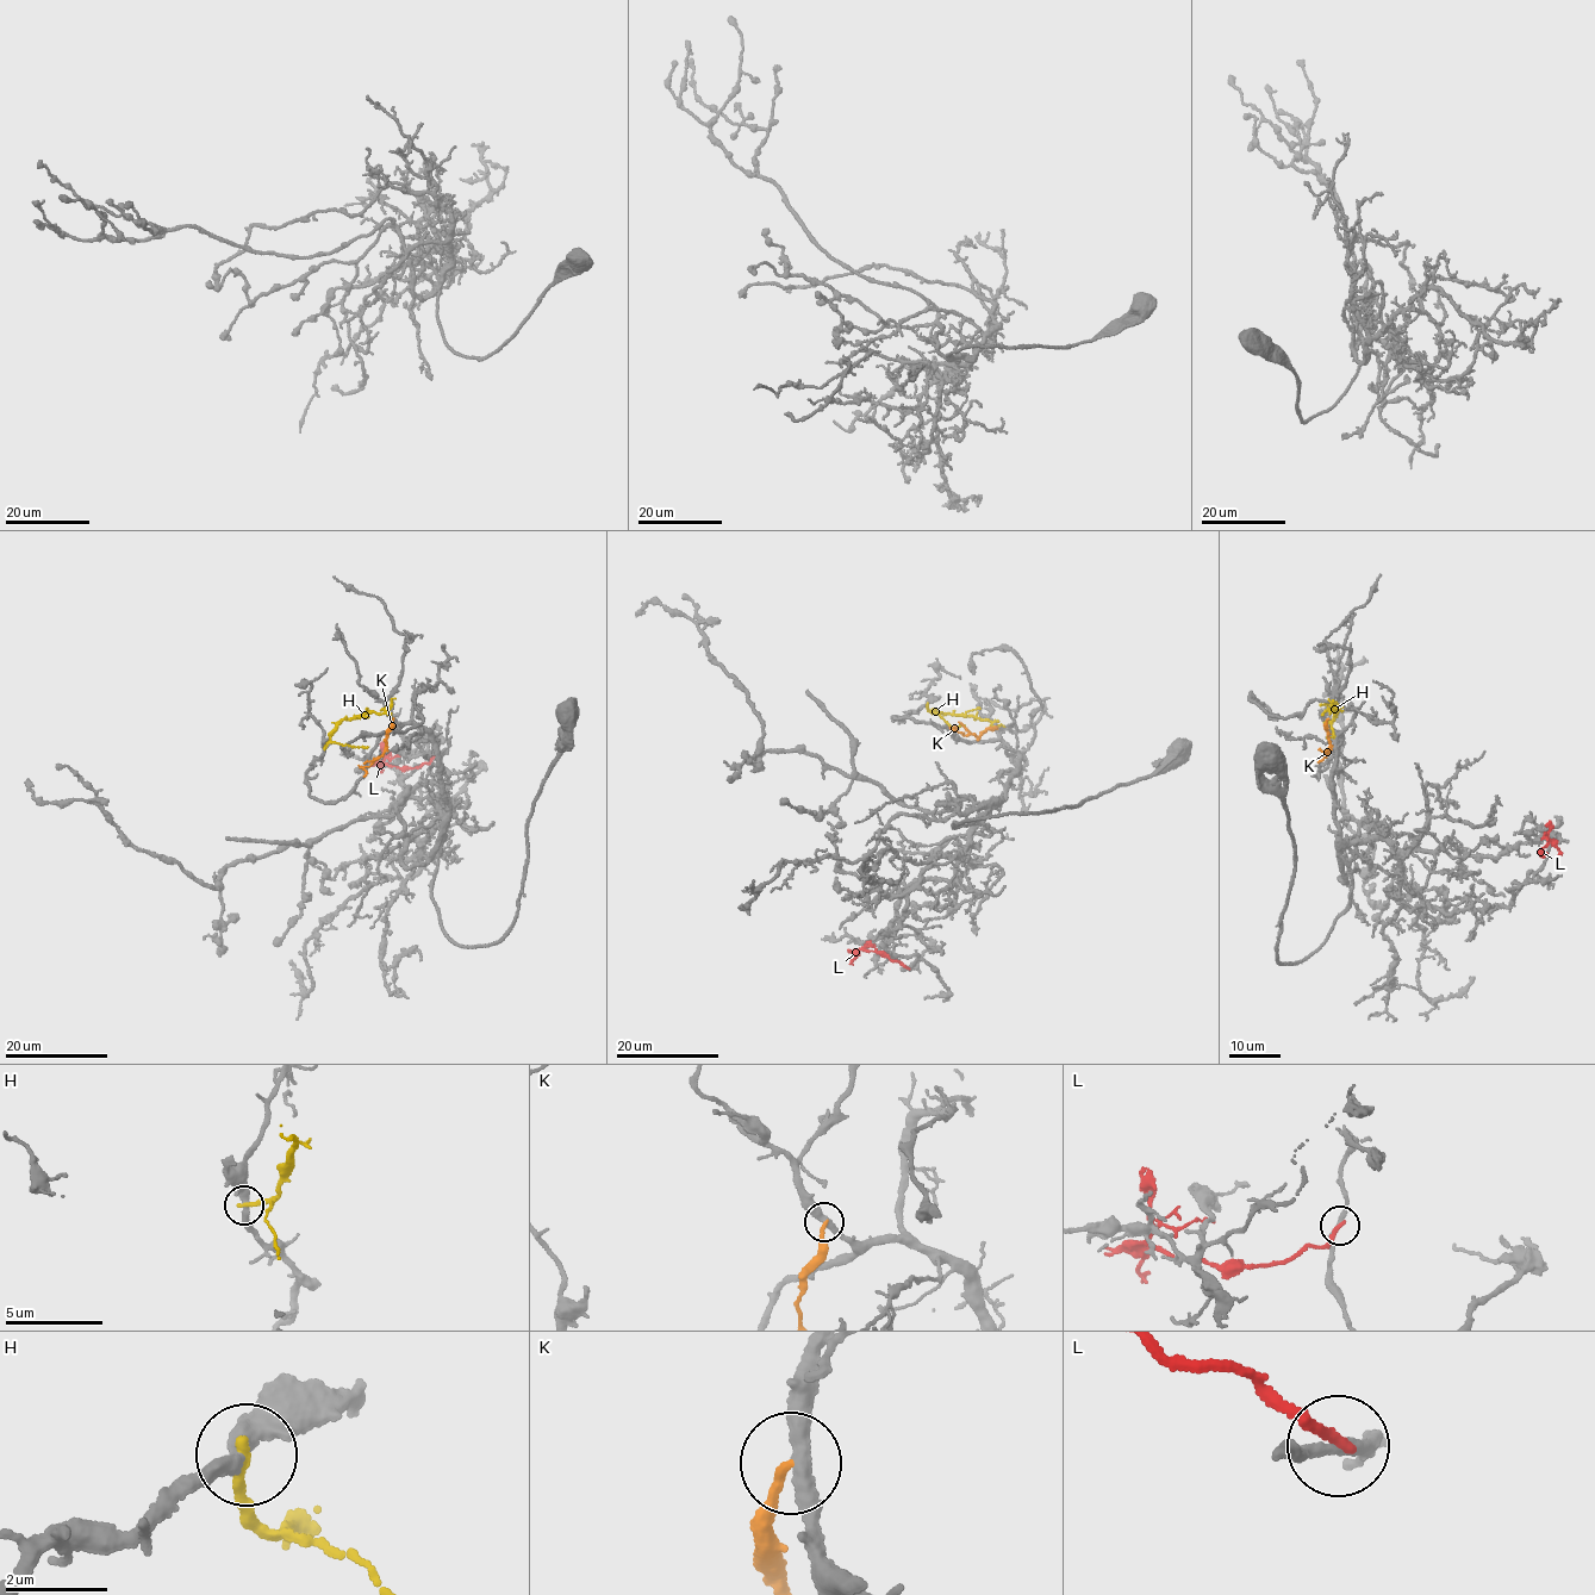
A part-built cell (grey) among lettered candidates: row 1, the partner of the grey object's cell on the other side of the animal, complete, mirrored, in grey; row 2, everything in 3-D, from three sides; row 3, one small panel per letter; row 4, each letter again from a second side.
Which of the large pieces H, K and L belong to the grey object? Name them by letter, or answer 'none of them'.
none of them

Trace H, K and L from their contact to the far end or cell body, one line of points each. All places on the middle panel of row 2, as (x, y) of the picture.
H: (927, 703), (929, 710), (989, 721), (994, 728), (1001, 724), (1004, 727)
K: (996, 727), (977, 737), (953, 729), (957, 728), (953, 727)
L: (908, 969), (876, 952), (860, 949), (849, 964)

